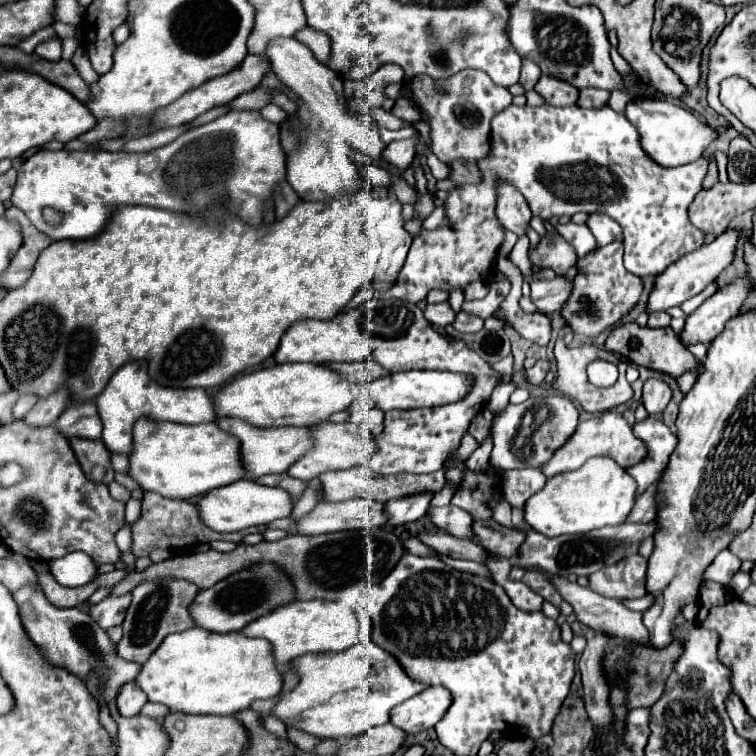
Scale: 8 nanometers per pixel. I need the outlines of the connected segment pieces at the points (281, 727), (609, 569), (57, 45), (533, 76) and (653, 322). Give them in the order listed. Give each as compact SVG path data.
M269 715L264 721L264 727L268 732L274 734L282 740L287 740L286 727L283 722L273 715Z
M632 554L588 576L590 590L606 598L626 600L646 596L646 558Z
M52 38L52 40L46 40L46 42L40 42L34 50L40 58L46 58L46 60L60 60L62 56L62 42L58 38Z
M522 60L522 72L520 72L520 86L524 90L532 90L534 88L534 82L538 82L540 78L540 70L538 66L532 62L532 60Z
M654 312L650 314L650 320L648 320L648 326L650 328L666 328L670 324L670 316L666 312Z

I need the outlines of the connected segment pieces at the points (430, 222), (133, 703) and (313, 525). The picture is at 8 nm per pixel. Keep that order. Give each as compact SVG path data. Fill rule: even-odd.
M438 206L434 208L434 212L423 221L422 226L426 228L440 228L440 226L446 226L448 224L448 218L444 214L444 206Z
M132 680L132 682L126 682L122 688L120 688L120 694L116 698L116 704L118 704L118 712L122 716L136 716L142 706L148 702L146 694L138 688L138 684Z
M356 498L346 502L318 502L316 508L298 520L298 534L326 534L342 530L370 530L388 522L386 502Z

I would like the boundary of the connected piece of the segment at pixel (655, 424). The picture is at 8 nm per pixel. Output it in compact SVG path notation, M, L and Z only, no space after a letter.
M648 416L644 422L638 422L632 430L634 430L634 436L640 438L648 450L642 462L626 468L626 472L638 484L638 490L636 490L636 498L638 498L662 476L678 440L670 432L670 428L656 416Z

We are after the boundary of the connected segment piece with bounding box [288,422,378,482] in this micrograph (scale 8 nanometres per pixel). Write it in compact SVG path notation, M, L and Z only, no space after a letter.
M324 422L324 424L314 426L312 434L314 434L314 450L310 454L306 454L304 458L300 458L296 464L292 464L288 470L288 474L292 478L300 478L304 482L310 482L312 478L320 476L322 472L334 470L334 466L338 466L338 470L346 470L346 468L368 464L370 456L378 450L376 436L368 428L364 428L360 424L352 424L352 422L344 422L344 424Z

